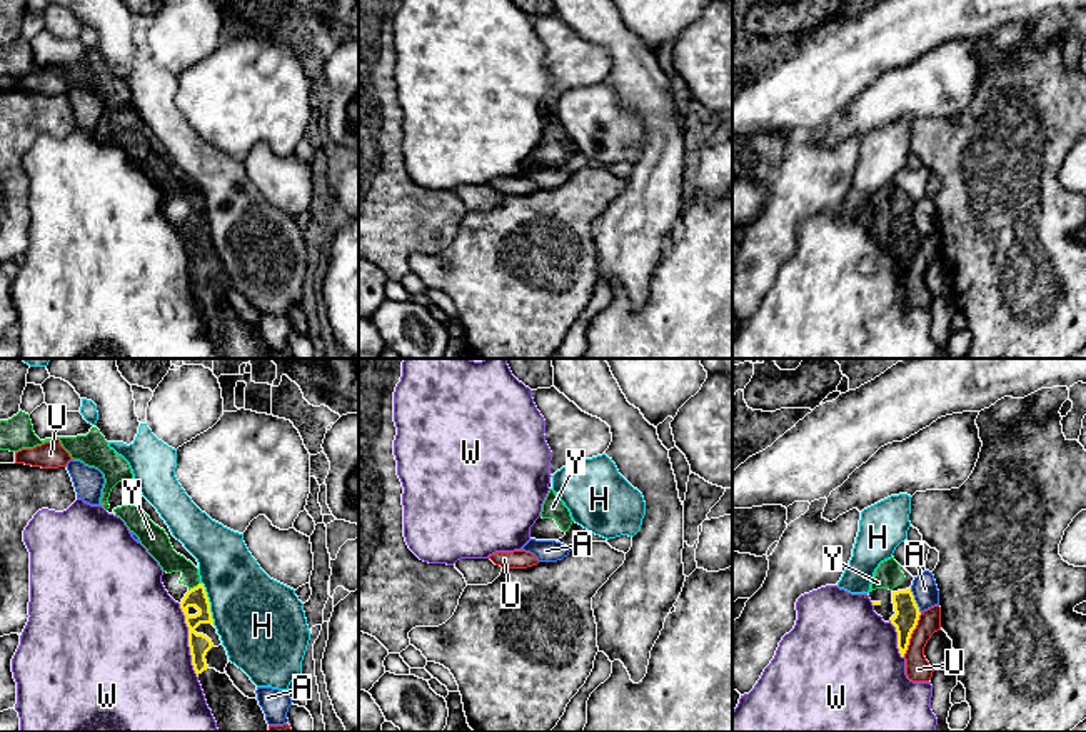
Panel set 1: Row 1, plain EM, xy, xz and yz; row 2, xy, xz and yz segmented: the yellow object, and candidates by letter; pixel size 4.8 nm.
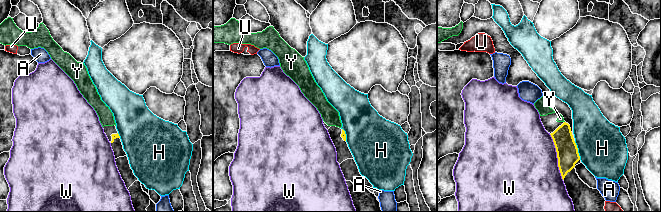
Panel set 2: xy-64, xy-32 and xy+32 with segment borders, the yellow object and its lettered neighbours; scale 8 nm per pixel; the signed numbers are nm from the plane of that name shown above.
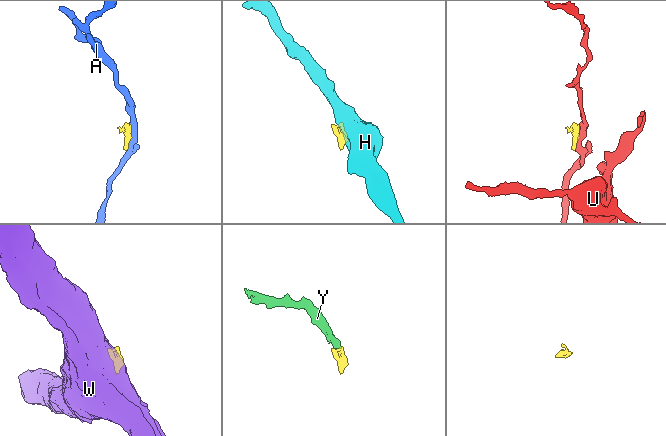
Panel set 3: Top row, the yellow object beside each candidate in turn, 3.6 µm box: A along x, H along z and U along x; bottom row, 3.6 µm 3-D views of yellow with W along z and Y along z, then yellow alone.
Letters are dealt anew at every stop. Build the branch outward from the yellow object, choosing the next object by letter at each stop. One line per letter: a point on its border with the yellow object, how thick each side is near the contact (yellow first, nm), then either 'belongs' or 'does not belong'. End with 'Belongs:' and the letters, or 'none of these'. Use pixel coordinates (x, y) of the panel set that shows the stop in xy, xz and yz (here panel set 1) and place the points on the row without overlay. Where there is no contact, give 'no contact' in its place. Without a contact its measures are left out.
A: contact yz (915, 227); calibres 120 and 120 nm; does not belong
H: contact xy (209, 230); calibres 100 and 400 nm; does not belong
U: contact yz (911, 259); calibres 120 and 120 nm; does not belong
W: contact xy (189, 267); calibres 100 and 500 nm; does not belong
Y: contact xy (194, 214); calibres 100 and 110 nm; belongs
Belongs: Y

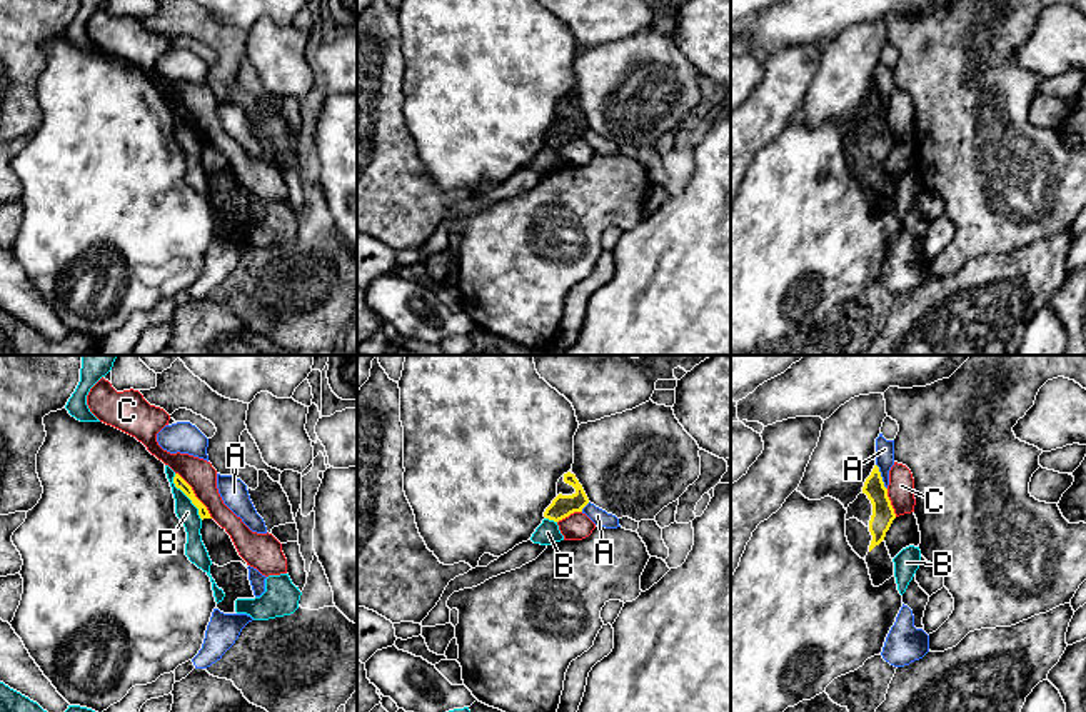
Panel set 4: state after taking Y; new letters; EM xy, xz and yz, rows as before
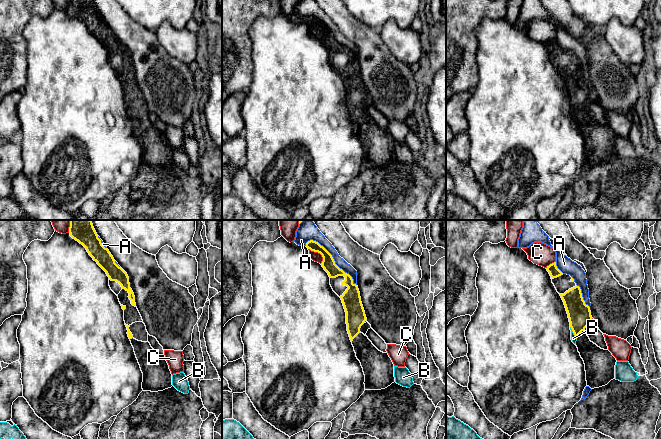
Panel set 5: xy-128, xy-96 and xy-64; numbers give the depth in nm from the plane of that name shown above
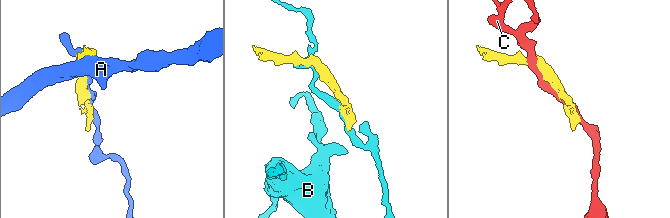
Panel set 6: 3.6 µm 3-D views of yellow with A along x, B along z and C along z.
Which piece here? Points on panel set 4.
A: contact yz (881, 104); calibres 110 and 100 nm; does not belong
B: contact xy (187, 122); calibres 50 and 100 nm; does not belong
C: contact xy (194, 122); calibres 50 and 150 nm; does not belong
Belongs: none of these

